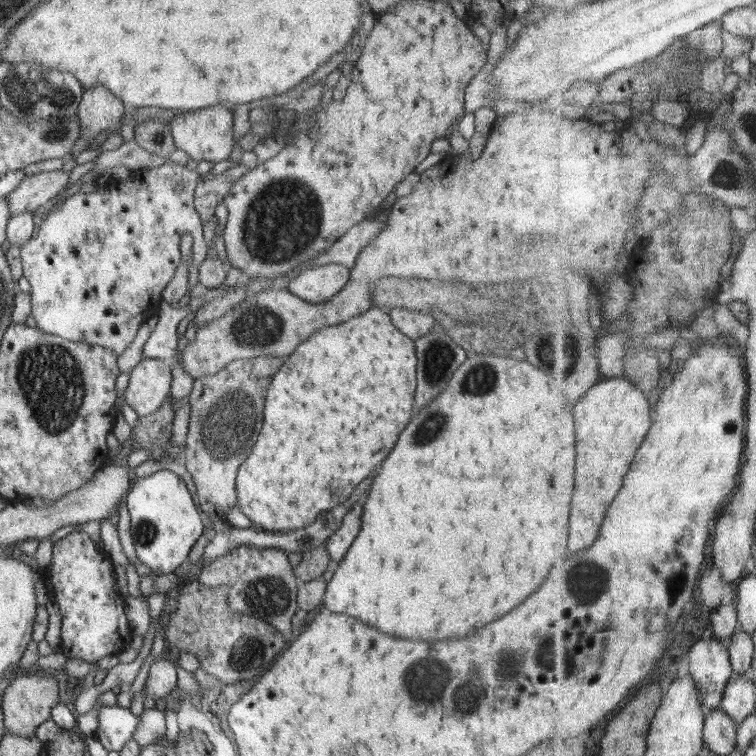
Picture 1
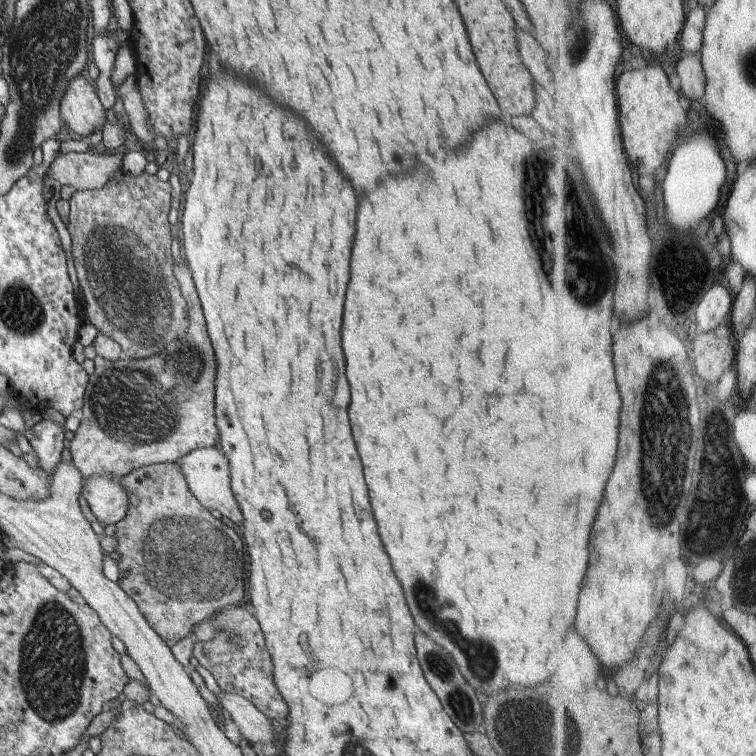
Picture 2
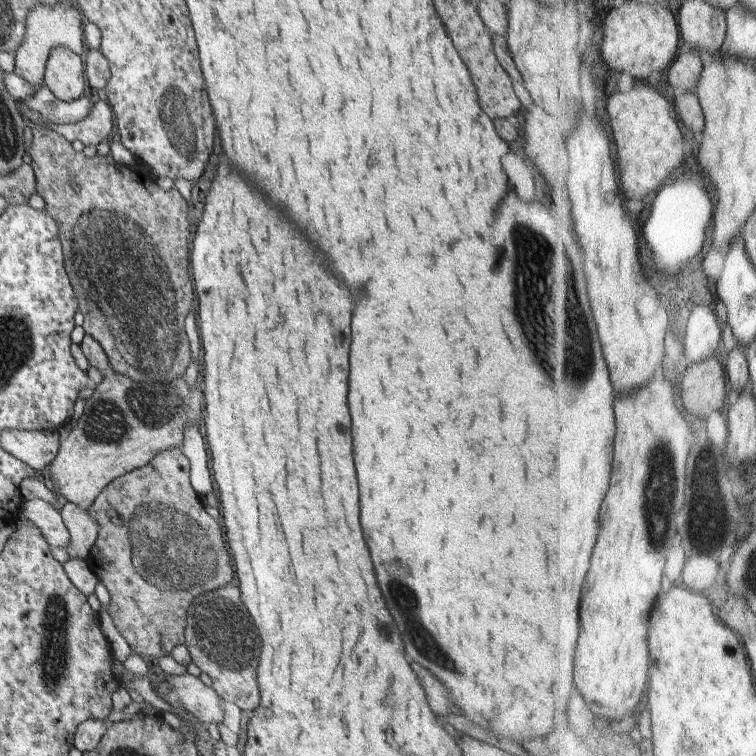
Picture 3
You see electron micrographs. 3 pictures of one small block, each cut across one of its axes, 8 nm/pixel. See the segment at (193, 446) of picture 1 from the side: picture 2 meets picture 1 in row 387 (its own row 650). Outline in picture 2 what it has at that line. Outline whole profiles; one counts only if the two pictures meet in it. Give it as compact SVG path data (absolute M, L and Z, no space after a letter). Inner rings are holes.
M237 605L224 608L208 621L211 620L216 624L216 636L208 642L197 642L193 657L212 674L223 692L247 699L271 720L286 719L289 709L273 680L272 658L256 618Z

